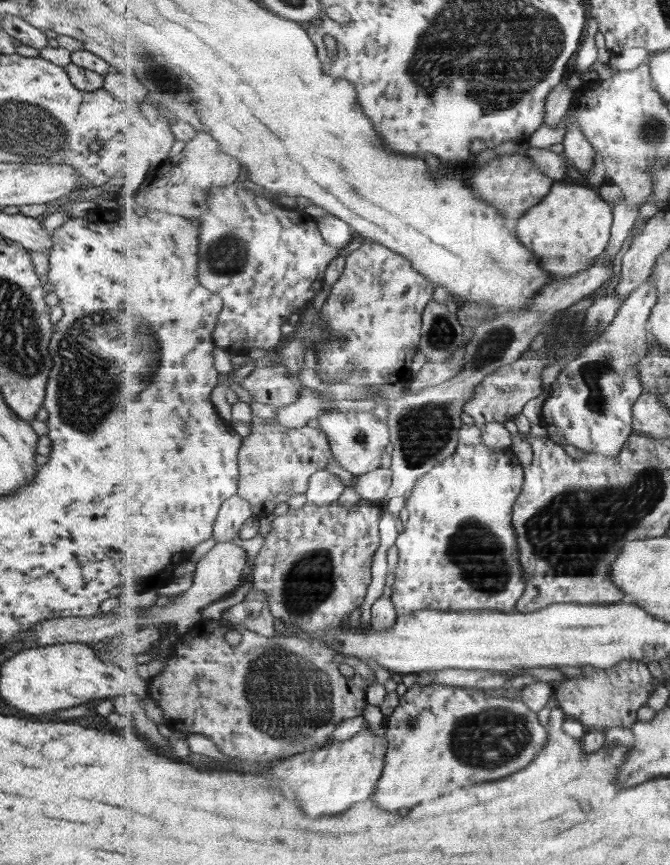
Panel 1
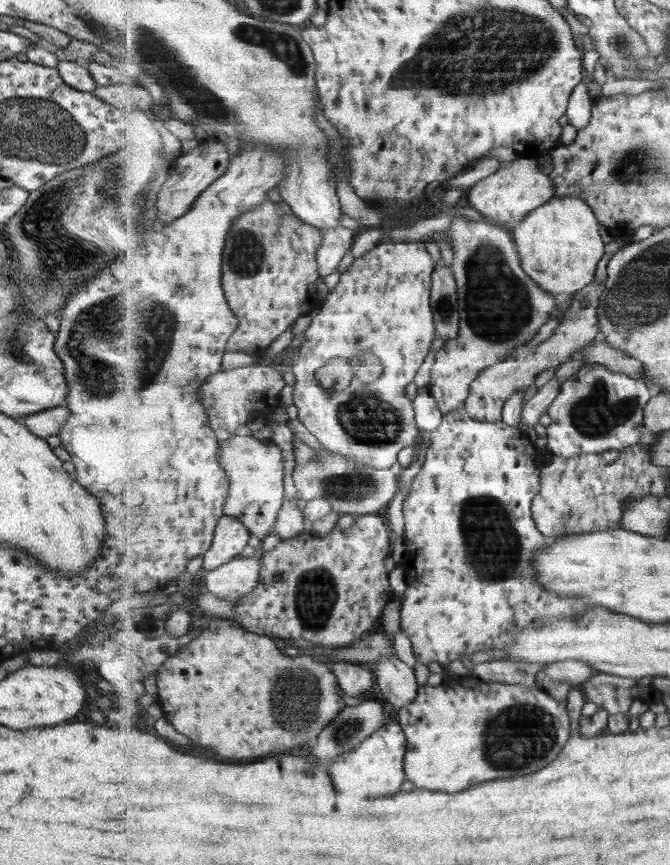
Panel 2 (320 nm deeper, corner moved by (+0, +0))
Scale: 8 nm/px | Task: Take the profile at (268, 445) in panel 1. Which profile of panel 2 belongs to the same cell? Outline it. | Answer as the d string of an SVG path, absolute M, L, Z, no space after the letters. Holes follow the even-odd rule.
M232 434L229 439L220 440L220 458L223 469L227 471L231 482L230 497L224 514L237 517L255 537L260 540L273 534L283 502L287 502L287 450L281 450L278 442L264 440L260 437L245 437Z

